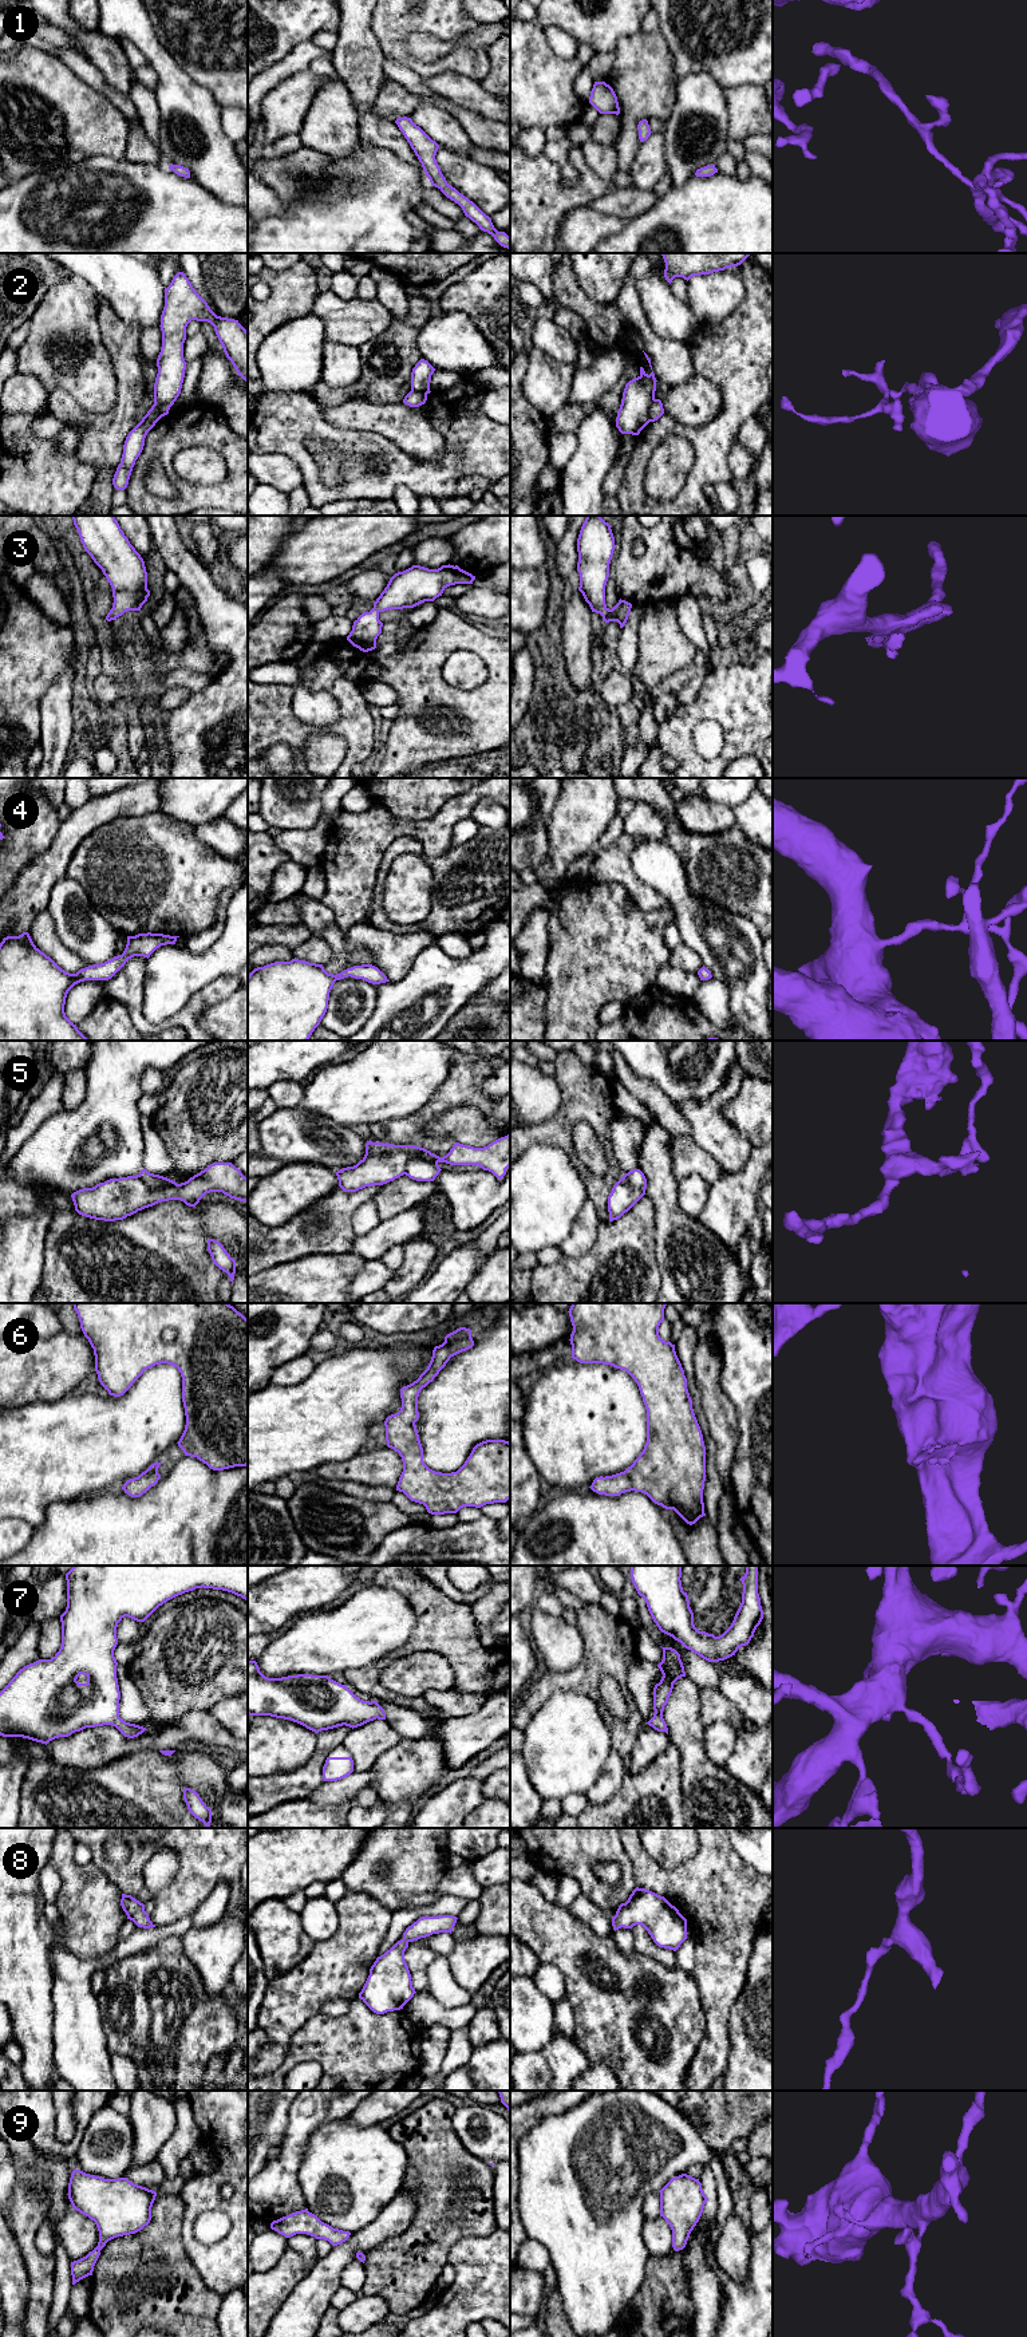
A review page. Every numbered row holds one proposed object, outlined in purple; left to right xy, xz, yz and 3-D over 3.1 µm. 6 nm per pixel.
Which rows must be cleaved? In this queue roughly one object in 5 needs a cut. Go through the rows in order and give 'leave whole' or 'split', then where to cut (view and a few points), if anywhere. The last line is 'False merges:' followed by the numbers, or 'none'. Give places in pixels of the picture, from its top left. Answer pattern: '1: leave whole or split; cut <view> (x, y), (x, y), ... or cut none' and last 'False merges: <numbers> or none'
1: leave whole; cut none
2: split; cut yz (655, 399), (650, 406), (650, 421)
3: leave whole; cut none
4: leave whole; cut none
5: split; cut xz (437, 1164), (411, 1159), (403, 1173)
6: leave whole; cut none
7: leave whole; cut none
8: leave whole; cut none
9: leave whole; cut none
False merges: 2, 5

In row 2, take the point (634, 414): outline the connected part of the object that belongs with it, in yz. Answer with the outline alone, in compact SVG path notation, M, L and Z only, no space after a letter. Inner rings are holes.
M640 367L640 375L625 384L616 418L621 434L639 435L651 422L649 406L655 400L656 382L653 371L648 375Z

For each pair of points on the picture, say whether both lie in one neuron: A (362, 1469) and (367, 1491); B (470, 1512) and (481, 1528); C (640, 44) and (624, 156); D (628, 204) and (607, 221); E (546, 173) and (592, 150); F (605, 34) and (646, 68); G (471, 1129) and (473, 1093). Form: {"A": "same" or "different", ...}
{"A": "different", "B": "different", "C": "same", "D": "different", "E": "different", "F": "different", "G": "different"}

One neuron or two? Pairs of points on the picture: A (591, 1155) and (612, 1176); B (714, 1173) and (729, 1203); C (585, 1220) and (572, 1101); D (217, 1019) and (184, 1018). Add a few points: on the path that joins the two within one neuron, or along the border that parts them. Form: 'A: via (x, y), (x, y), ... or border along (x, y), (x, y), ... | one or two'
A: border along (599, 1140), (607, 1164), (607, 1172), (603, 1176) | two
B: border along (723, 1172), (711, 1184) | two
C: border along (588, 1197), (595, 1205), (601, 1223) | two
D: border along (224, 999), (210, 1005), (198, 1017), (198, 1026) | two

